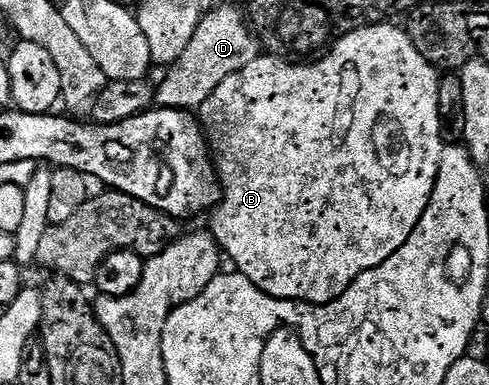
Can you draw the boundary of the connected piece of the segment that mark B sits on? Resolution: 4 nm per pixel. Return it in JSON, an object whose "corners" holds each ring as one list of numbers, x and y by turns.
{"corners":[[397,24,368,26,342,33,332,43,328,53,304,64,276,56,258,56,254,62,247,64,247,68,239,68,239,72,227,76,227,80,223,80,223,84,219,84,219,88,215,88,215,92,211,92,211,96,207,96,207,100,199,108,199,121,222,188,221,202,211,214,211,233,224,257,228,261,230,258,237,265,234,266,236,273,247,276,251,284,273,298,325,306,343,296,343,292,347,292,349,285,363,272,395,256,395,252,399,252,399,248,407,244,411,232,415,232,437,183,443,149,439,124,440,83,437,67,432,66,421,55,419,48,411,44,408,34]]}

